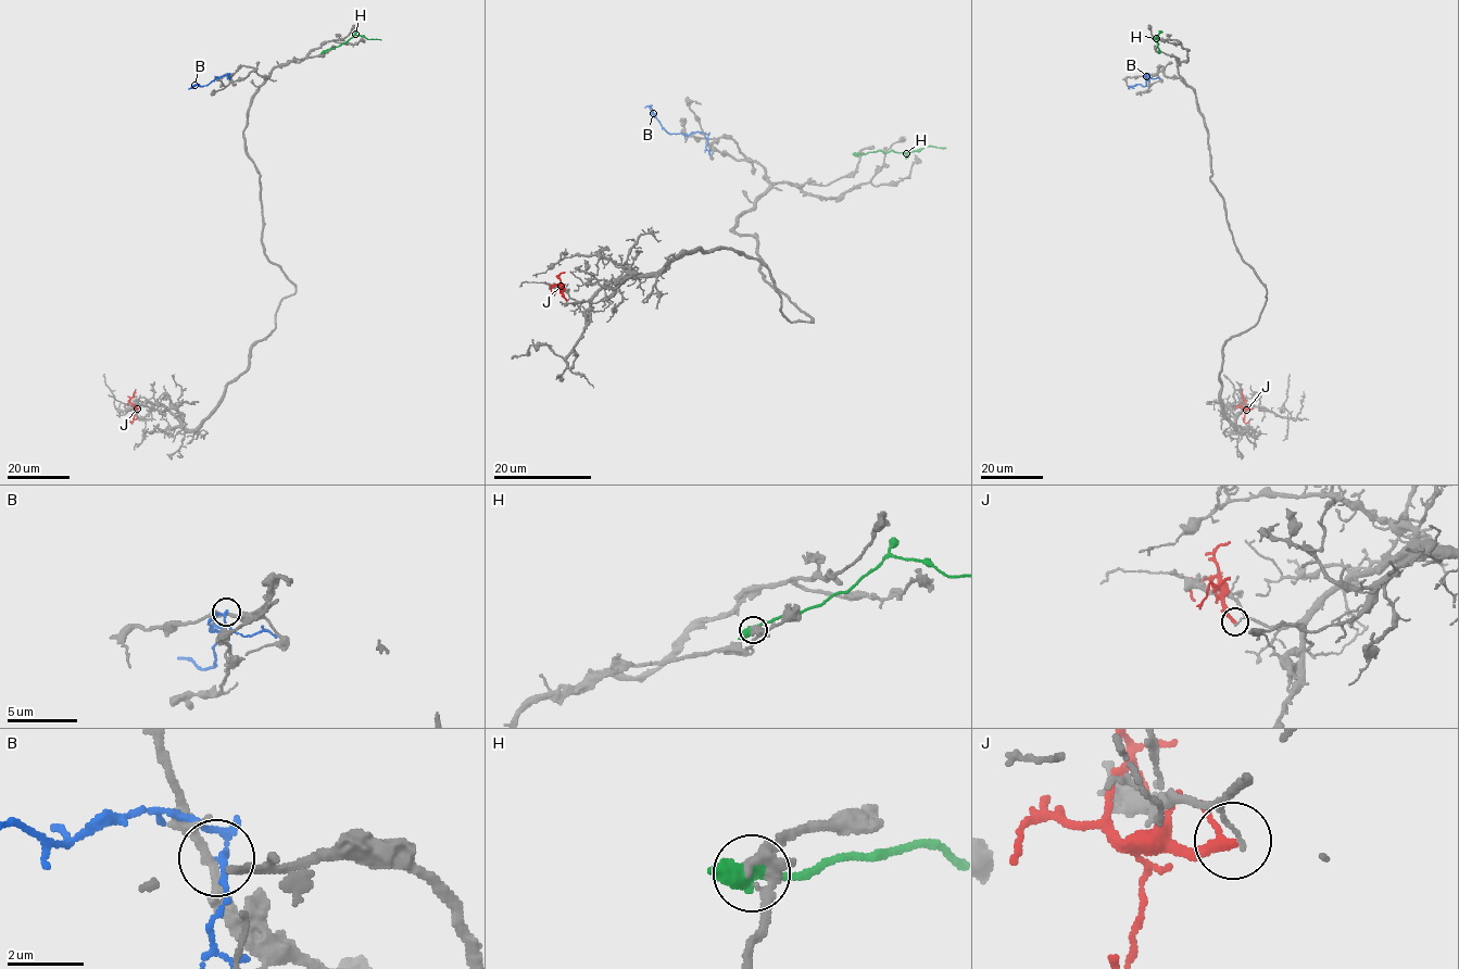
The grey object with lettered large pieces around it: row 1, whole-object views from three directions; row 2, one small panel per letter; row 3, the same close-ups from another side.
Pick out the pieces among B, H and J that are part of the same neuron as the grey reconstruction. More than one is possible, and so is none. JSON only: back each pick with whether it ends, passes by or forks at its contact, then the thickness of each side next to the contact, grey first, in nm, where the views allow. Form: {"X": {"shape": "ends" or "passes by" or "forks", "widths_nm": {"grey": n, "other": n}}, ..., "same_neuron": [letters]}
{"same_neuron": []}

